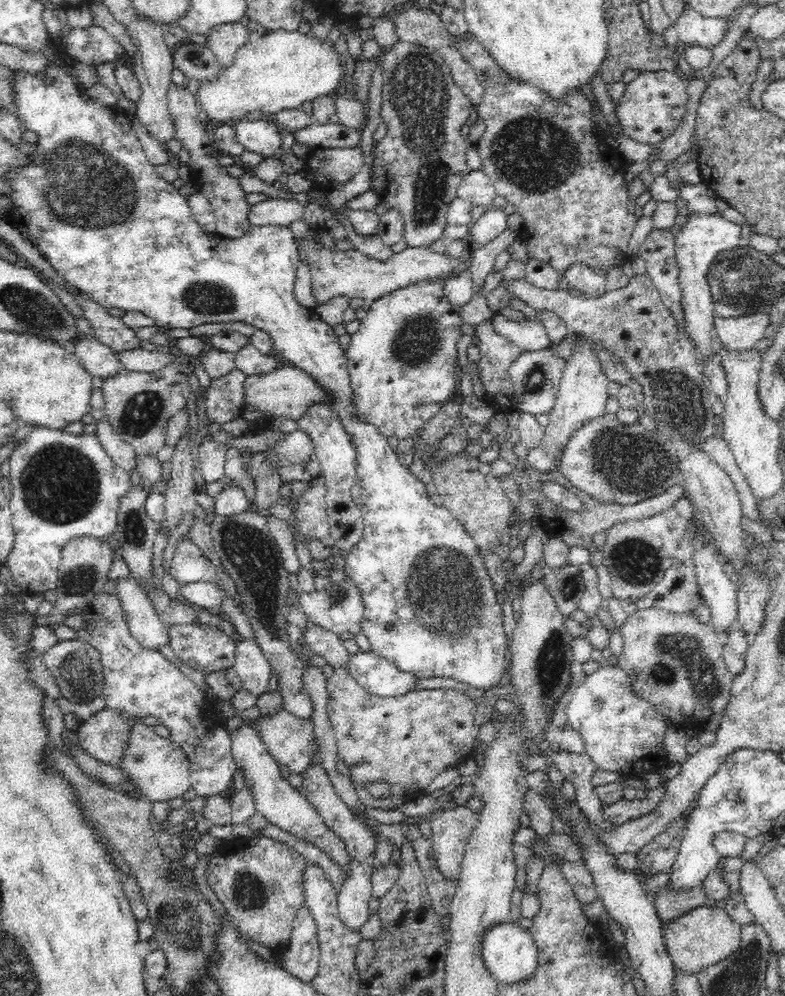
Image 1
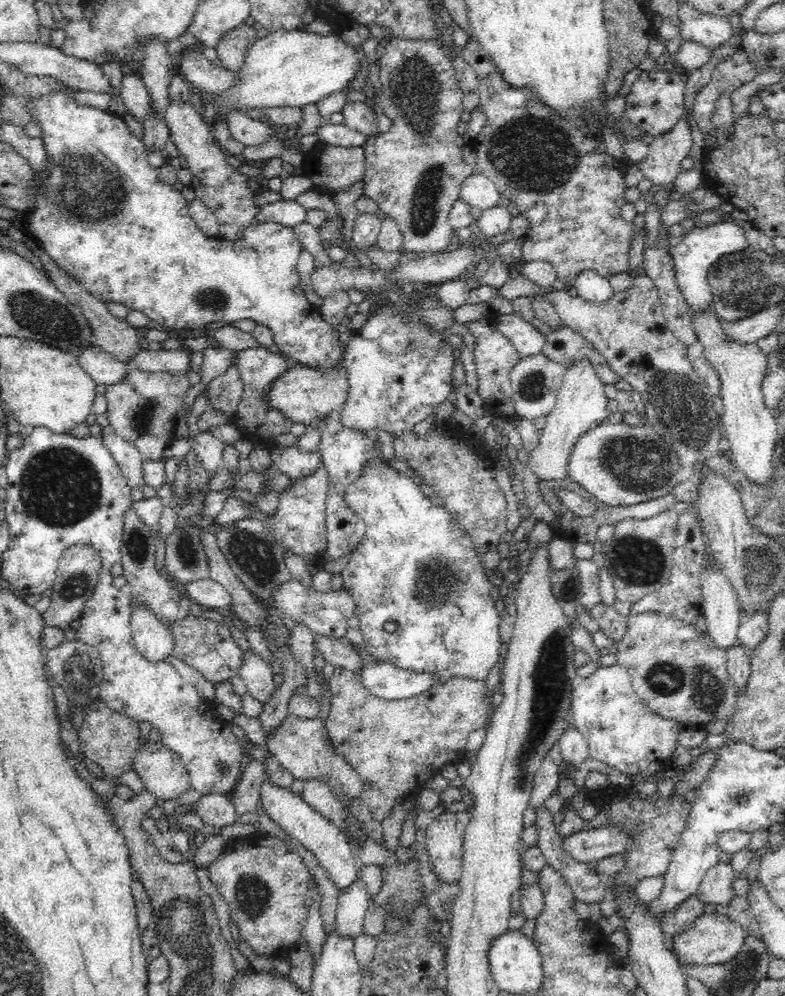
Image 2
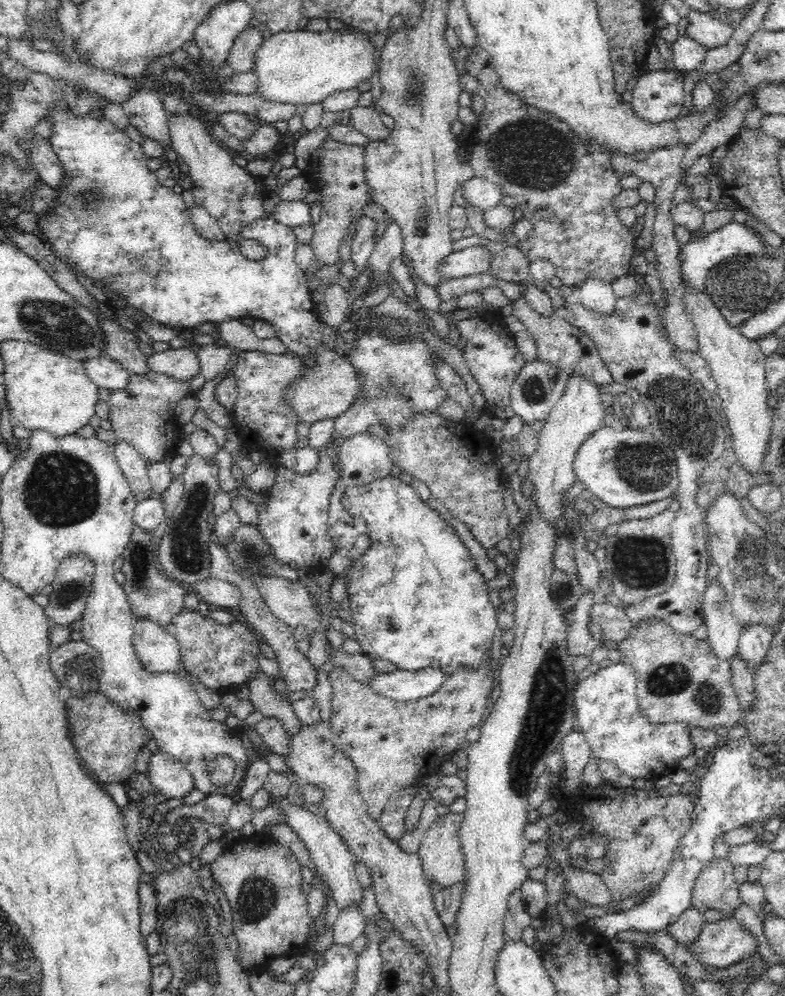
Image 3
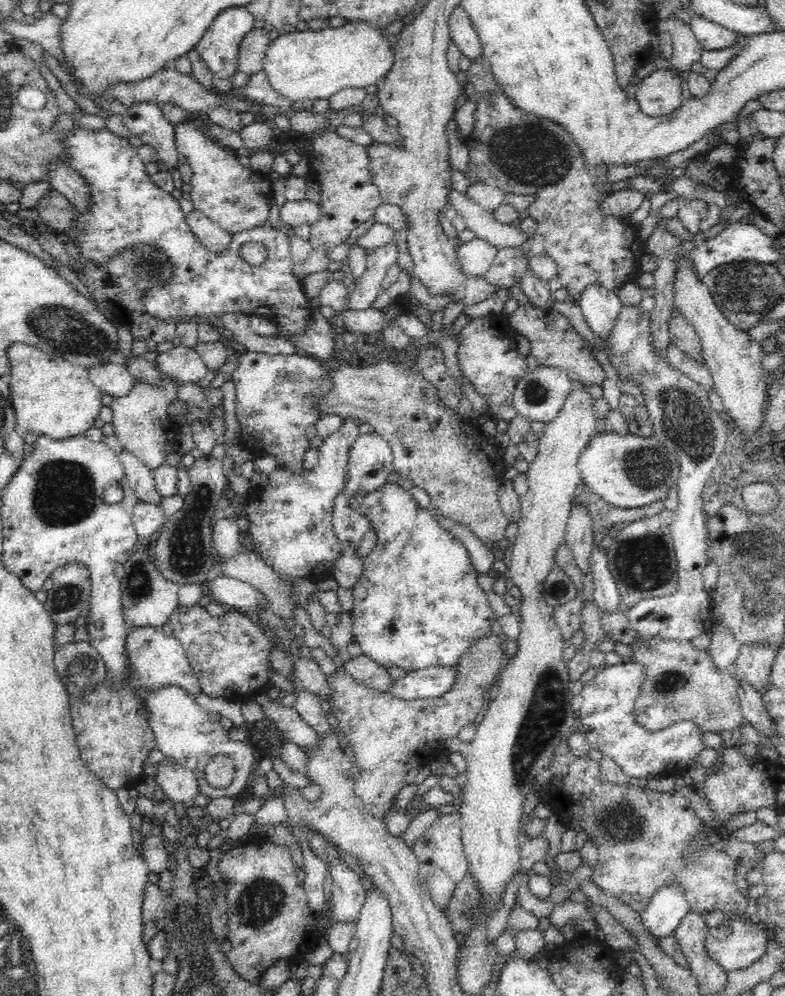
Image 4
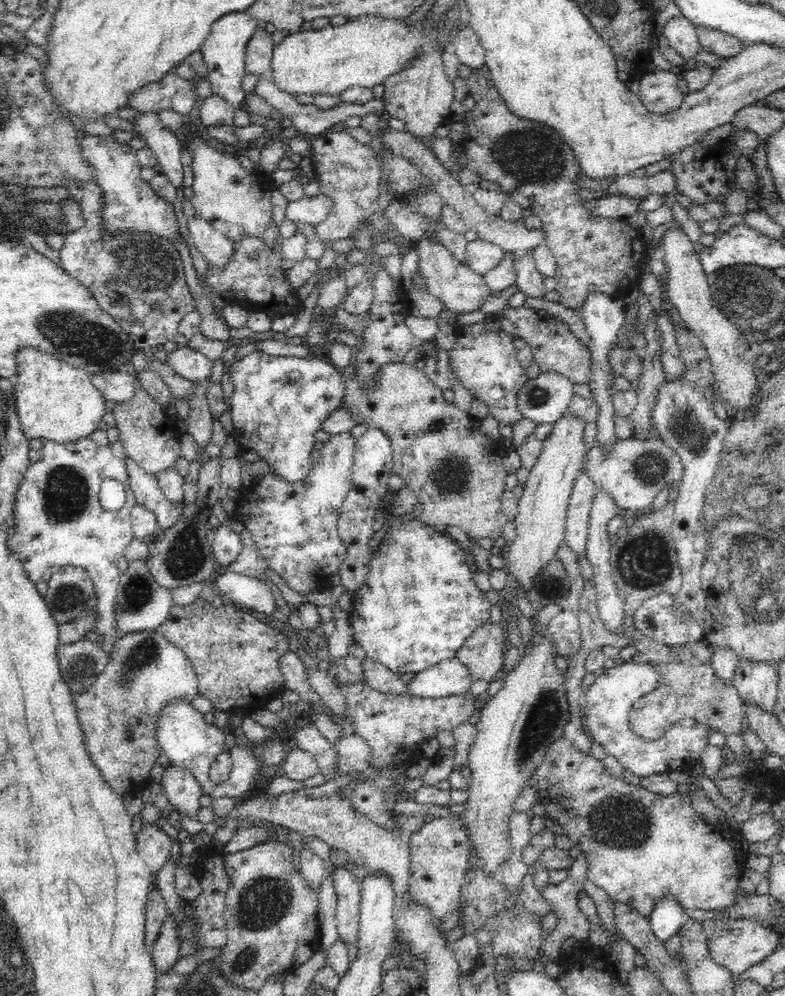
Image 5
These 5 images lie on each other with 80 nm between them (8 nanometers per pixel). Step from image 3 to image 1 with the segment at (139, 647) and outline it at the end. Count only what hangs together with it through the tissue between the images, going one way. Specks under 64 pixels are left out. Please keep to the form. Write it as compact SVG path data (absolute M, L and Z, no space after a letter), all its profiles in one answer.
M129 576L115 581L114 593L122 602L127 626L134 638L142 647L152 651L159 651L161 646L169 644L168 626L160 620L146 589Z

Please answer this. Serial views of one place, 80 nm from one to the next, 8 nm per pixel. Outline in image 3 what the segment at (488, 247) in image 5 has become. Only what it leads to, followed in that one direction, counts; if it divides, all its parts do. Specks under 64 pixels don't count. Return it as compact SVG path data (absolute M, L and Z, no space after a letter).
M472 246L460 251L452 251L450 256L442 263L442 277L446 281L452 278L464 278L467 276L487 273L491 267L492 255L482 246Z

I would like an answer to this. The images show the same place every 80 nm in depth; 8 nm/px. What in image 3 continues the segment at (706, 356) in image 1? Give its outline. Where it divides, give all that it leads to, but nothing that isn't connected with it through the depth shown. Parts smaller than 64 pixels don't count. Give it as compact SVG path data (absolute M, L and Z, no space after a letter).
M731 221L725 224L722 228L708 232L696 240L689 241L688 244L682 246L680 250L680 271L682 271L683 285L690 285L692 289L697 289L698 293L706 293L706 278L710 270L716 264L734 258L734 256L768 256L766 253L766 242L760 239L759 233L754 233L754 230L748 228L744 223Z

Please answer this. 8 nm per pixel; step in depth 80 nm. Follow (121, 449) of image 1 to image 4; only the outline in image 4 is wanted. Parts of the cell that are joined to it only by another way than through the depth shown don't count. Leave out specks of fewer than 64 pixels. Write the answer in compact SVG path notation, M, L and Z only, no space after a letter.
M124 448L118 456L122 461L130 488L139 500L160 505L163 496L156 490L152 470Z

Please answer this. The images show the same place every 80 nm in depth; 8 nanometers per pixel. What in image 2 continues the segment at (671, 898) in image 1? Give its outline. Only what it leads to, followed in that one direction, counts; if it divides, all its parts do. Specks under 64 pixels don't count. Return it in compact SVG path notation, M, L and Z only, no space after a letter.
M690 895L677 909L664 915L659 921L666 937L672 937L690 928L695 918L704 913L704 903L698 895Z

